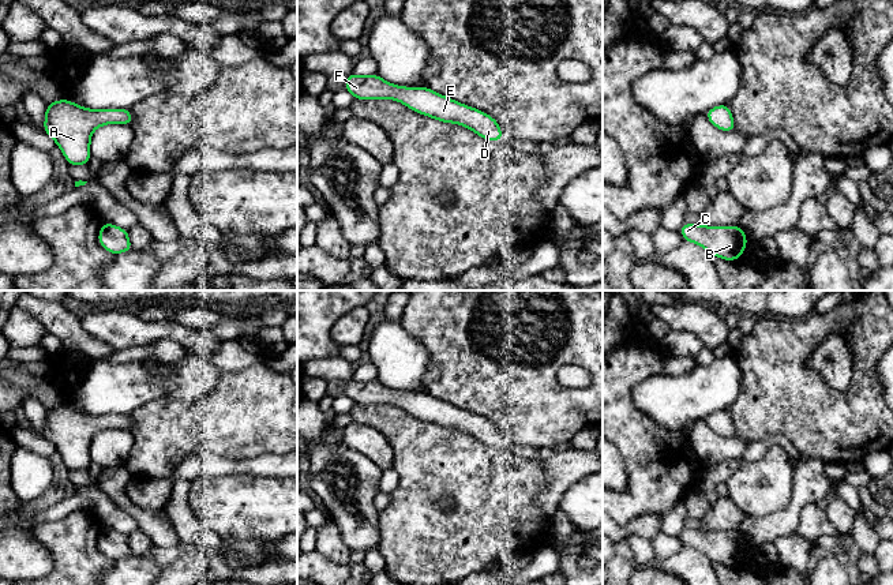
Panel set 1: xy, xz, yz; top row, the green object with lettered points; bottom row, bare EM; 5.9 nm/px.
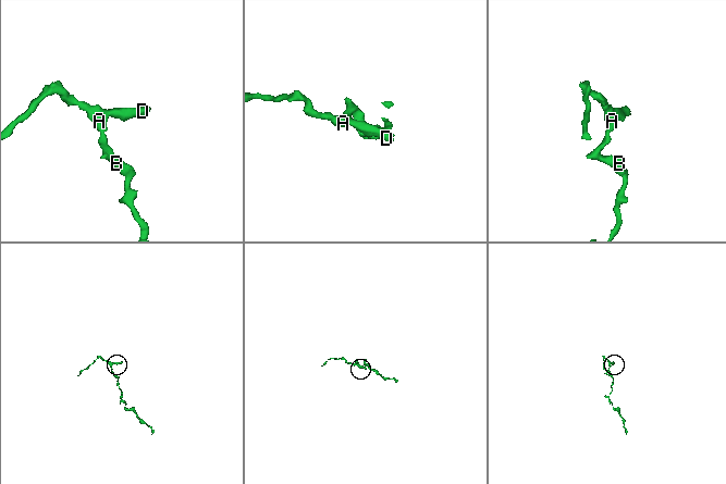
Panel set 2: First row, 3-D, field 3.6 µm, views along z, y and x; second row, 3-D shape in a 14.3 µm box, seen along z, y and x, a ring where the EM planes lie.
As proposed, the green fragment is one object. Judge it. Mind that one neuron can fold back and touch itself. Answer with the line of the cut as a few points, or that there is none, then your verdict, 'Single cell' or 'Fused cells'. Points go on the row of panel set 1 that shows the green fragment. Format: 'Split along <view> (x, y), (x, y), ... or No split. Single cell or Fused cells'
No split. Single cell

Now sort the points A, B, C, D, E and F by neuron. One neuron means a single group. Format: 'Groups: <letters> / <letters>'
Groups: A B C D E F

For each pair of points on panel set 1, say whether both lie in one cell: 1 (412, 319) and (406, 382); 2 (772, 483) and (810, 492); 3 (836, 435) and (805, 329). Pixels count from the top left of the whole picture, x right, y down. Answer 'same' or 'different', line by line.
1: different
2: different
3: same

